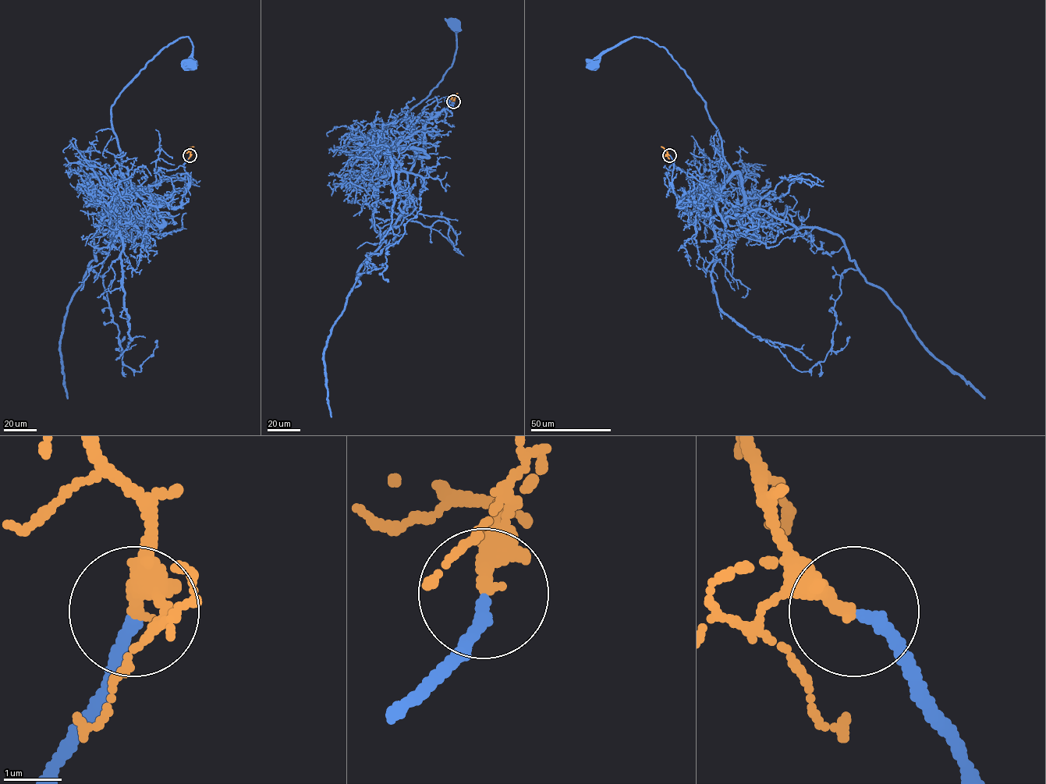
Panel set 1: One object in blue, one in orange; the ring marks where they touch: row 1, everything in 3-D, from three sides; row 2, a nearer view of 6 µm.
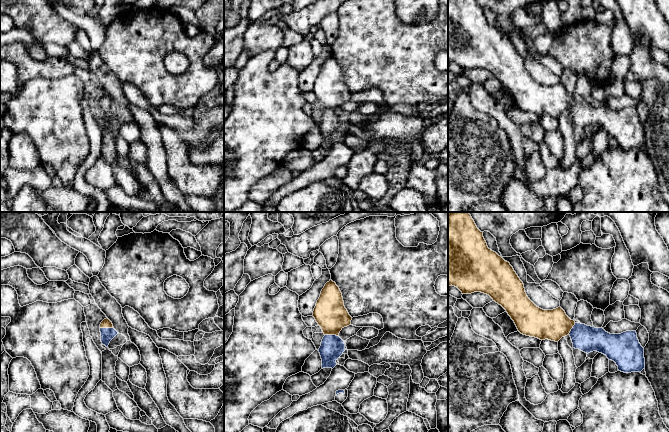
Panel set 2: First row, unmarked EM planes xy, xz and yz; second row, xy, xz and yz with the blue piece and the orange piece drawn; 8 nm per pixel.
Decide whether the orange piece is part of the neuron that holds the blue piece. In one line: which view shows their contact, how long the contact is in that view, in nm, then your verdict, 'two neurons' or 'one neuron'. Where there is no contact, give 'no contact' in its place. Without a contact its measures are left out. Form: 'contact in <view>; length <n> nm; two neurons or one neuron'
contact in xy; length 110 nm; one neuron

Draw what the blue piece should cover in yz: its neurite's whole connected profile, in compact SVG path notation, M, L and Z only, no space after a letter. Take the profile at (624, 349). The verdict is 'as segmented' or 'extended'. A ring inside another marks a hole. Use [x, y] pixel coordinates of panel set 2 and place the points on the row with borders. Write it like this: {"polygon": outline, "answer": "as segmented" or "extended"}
{"polygon": "M469 212L448 213L448 286L457 287L462 294L481 292L489 295L493 301L501 305L514 321L518 331L526 336L540 340L558 342L562 337L571 337L573 348L585 353L597 351L607 356L618 366L618 370L624 373L641 372L645 369L644 348L639 343L636 331L626 331L621 334L610 334L603 328L595 328L571 320L565 311L558 307L553 310L543 310L537 307L527 296L523 282L520 280L513 267L496 252L488 248L487 243Z", "answer": "extended"}

